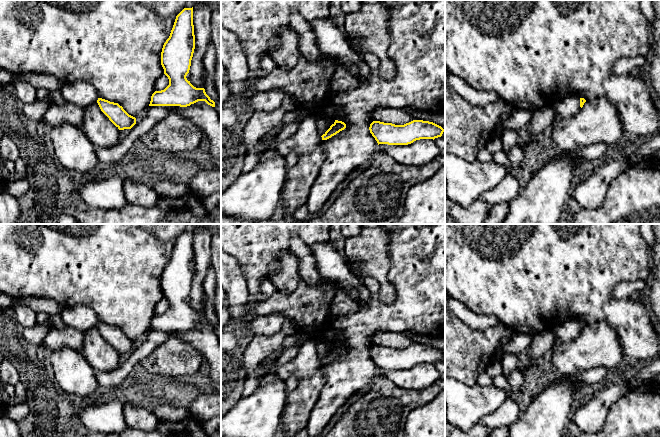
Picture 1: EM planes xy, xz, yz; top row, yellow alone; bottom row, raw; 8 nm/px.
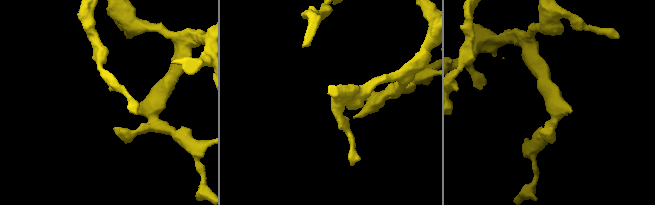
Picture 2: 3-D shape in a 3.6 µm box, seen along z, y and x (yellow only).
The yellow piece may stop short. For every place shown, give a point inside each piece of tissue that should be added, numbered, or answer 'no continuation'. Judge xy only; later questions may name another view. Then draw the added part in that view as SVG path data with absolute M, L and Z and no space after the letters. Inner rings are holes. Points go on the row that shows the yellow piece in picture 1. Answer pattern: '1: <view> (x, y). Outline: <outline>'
1: xy (83, 94). Outline: M84 81L63 84L61 95L66 103L76 104L85 108L98 100L98 94L95 88Z

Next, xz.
1: xz (306, 139). Outline: M313 116L307 117L301 122L297 132L288 139L278 143L261 139L256 143L246 154L242 174L251 171L260 162L261 156L270 149L275 149L281 156L295 153L299 157L315 150L320 142L322 137L318 134L316 119Z

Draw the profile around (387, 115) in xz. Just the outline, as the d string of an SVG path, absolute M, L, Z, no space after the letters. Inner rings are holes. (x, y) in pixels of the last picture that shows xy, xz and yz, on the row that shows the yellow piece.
M379 108L374 111L372 117L373 121L392 123L395 125L404 125L415 120L410 114L404 112L402 109L395 108Z

